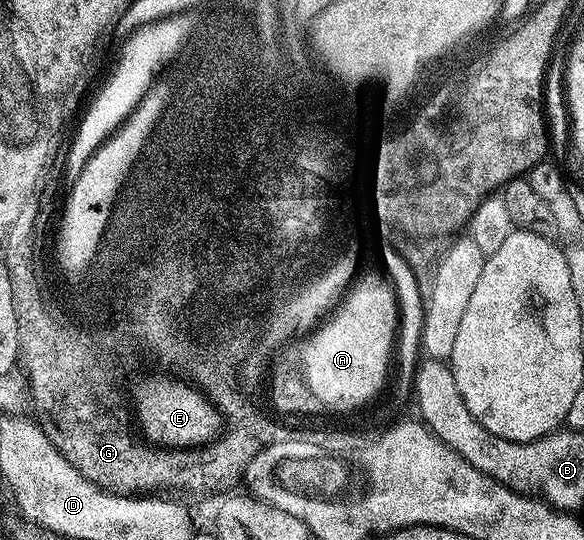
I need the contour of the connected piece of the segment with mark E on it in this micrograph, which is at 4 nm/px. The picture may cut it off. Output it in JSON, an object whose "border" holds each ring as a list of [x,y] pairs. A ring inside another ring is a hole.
{"border":[[[152,378],[133,388],[136,414],[140,417],[140,426],[149,438],[145,438],[149,443],[160,448],[191,448],[205,447],[220,438],[222,414],[216,403],[203,389],[189,385],[184,382],[176,383],[172,378]]]}

